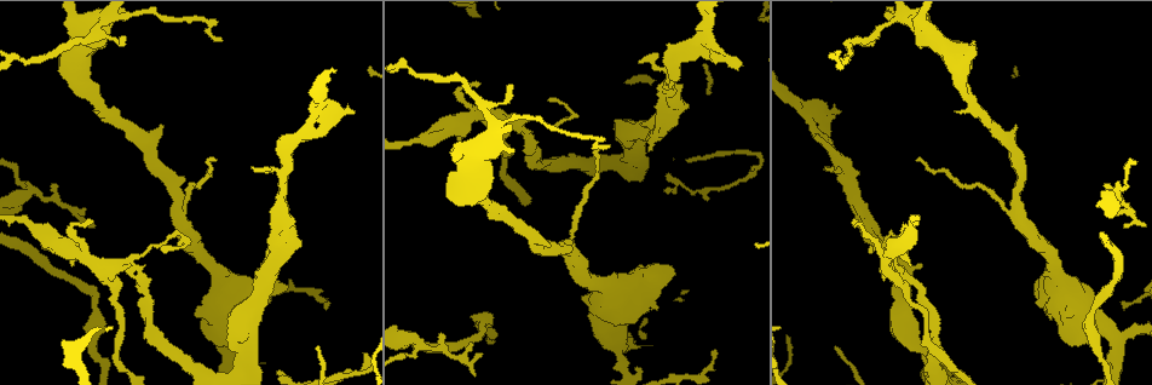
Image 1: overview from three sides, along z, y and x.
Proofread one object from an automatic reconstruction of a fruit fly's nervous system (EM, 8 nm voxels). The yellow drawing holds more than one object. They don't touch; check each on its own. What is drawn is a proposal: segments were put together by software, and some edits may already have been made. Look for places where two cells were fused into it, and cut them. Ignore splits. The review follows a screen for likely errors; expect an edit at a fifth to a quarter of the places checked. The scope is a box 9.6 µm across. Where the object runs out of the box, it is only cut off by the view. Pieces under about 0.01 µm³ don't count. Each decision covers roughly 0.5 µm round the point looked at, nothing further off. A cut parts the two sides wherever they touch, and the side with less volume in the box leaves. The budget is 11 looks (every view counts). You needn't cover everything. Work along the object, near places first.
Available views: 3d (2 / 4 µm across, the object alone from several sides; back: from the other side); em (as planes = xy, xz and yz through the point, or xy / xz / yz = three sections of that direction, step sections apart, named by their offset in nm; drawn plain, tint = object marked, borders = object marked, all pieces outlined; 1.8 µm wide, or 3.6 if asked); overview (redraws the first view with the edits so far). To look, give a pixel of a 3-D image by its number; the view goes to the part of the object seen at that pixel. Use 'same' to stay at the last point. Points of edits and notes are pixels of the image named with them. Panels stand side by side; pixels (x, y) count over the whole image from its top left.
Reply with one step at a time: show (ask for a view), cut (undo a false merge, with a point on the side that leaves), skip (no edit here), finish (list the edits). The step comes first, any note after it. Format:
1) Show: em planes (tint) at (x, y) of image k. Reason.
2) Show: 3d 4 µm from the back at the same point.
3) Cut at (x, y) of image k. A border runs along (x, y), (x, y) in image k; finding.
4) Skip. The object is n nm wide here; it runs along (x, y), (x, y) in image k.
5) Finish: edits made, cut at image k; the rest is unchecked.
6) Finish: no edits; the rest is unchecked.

Show: em planes (tint) at (910, 231) of image 1. Calibre changes.

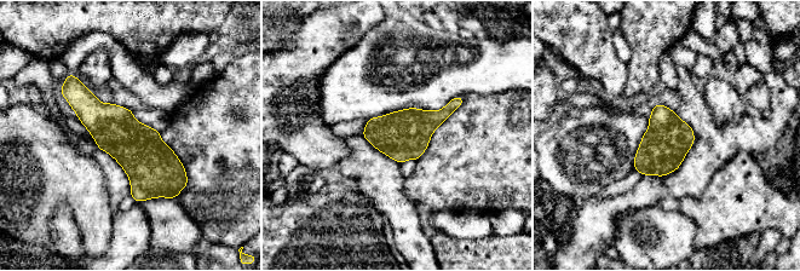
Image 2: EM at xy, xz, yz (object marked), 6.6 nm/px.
Skip. The object is 300 nm wide here; it runs along (70, 90), (161, 174), (182, 182) in image 2; one cell here.

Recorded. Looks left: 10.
Show: 3d 2 µm at (107, 272) of image 1. Sharp bend.

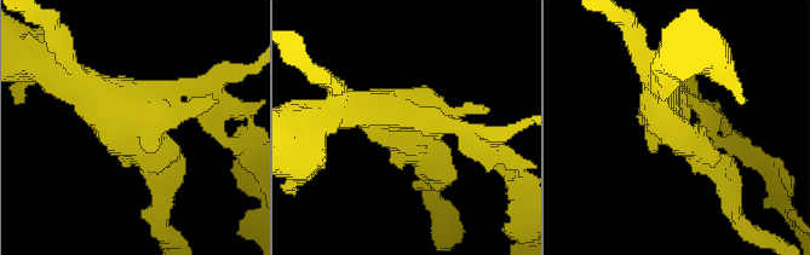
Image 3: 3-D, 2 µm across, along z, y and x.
Show: em yz step 8 (tint) at (143, 122) of image 3. 3 arms meet here.

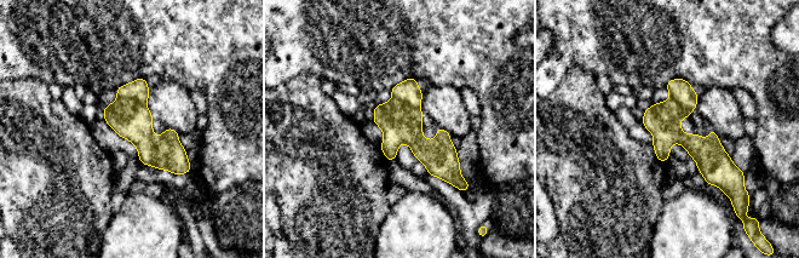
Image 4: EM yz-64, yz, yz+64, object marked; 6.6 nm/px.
Cut at (131, 120) of image 4. The object is 220 nm wide here; the part that leaves runs along (377, 110), (394, 118), (455, 173) in image 4; two cells meet here.

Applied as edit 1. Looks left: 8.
Show: em planes (tint) at (268, 289) of image 1. Narrows sharply.

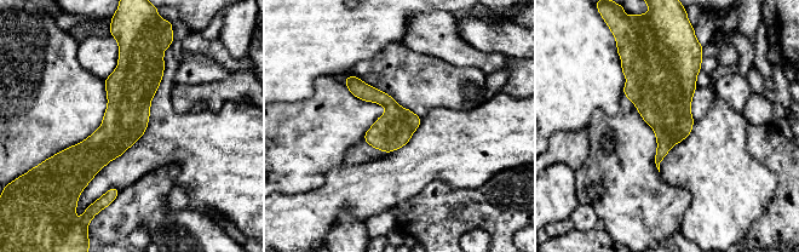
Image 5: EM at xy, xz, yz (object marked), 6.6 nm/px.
Skip. The object is 240 nm wide here; continuous, no second cell.

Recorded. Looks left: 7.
Show: 3d 4 µm at (1119, 195) of image 1. Narrows sharply.

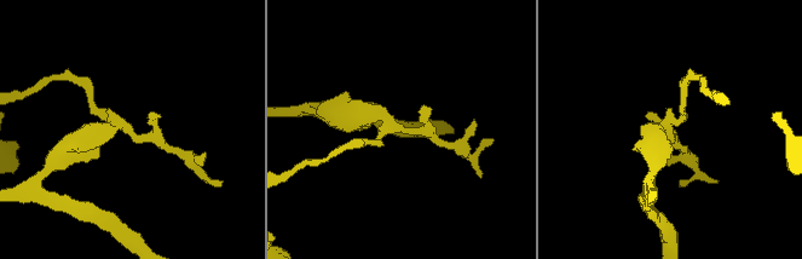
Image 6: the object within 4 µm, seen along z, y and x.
Show: em 3.6 µm planes (tint) at (391, 122) of image 6. 3 arms meet here; need the tissue.

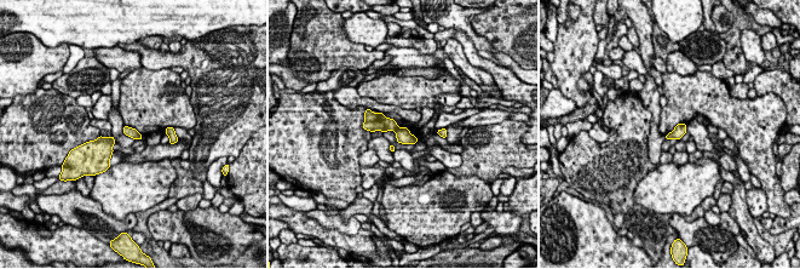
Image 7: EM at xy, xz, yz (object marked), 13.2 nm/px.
Cut at (403, 136) of image 7. The object is 130 nm wide here; a border runs along (400, 129), (395, 131) in image 7; two cells meet here.

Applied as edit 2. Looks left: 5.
Finish: edits made, cut at image 4, cut at image 7; the rest is unchecked.

